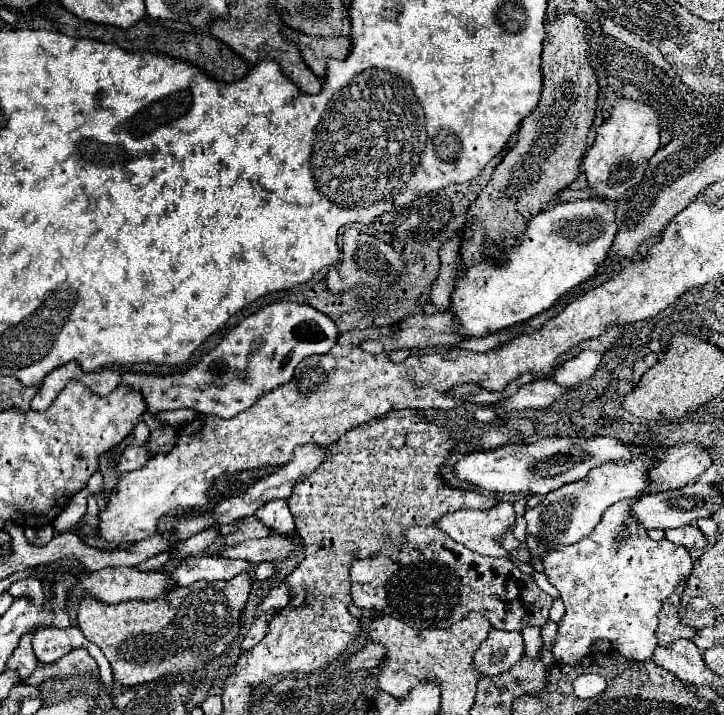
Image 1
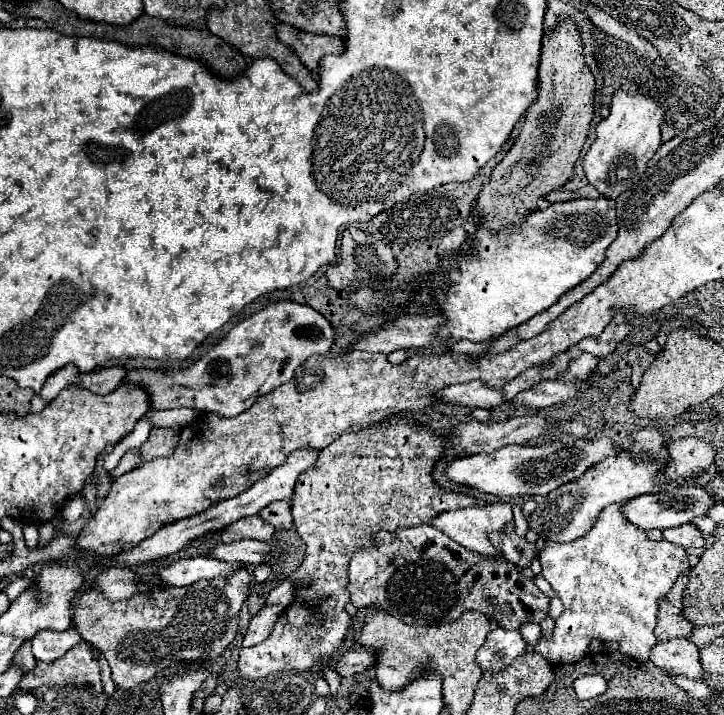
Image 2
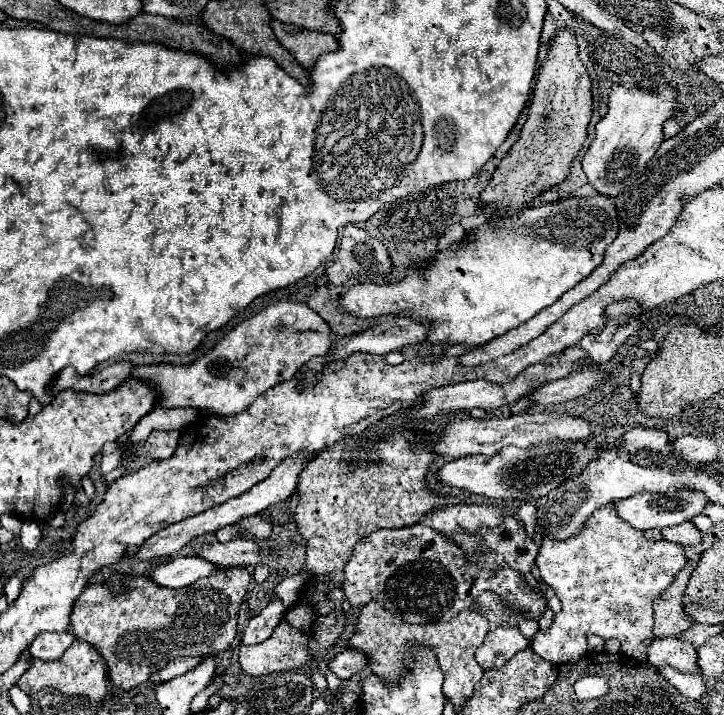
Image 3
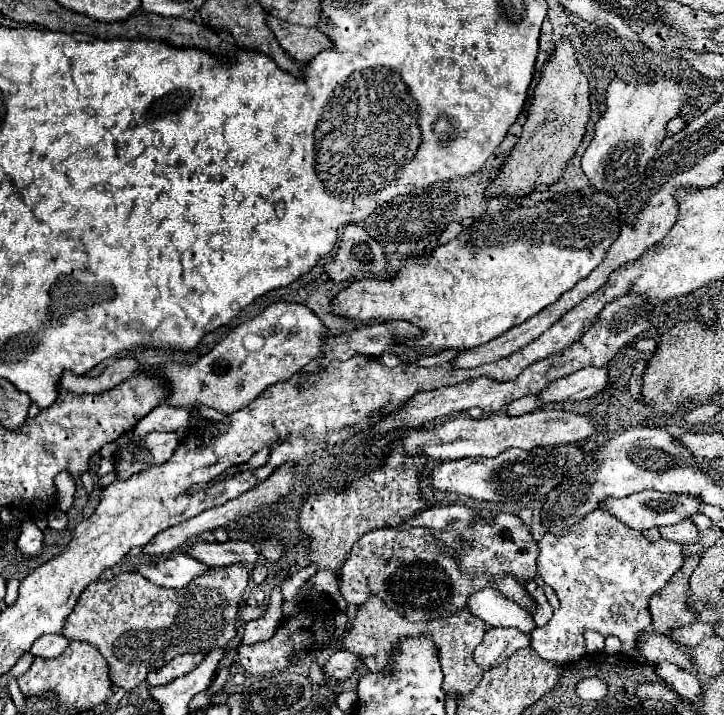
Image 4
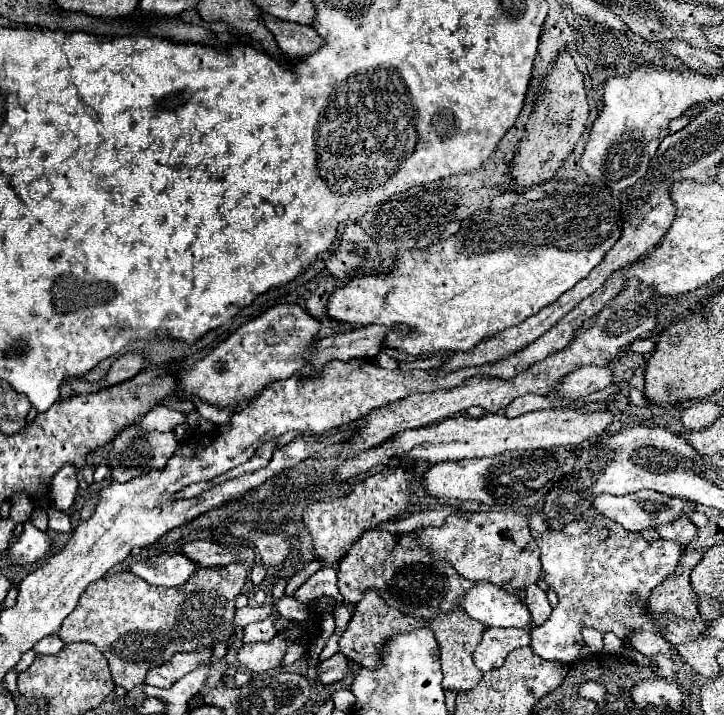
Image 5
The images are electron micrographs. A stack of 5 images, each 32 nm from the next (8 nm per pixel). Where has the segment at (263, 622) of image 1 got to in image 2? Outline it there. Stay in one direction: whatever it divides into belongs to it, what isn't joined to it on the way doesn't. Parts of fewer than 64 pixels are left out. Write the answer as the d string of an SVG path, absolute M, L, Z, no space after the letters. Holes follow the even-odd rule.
M270 604L266 608L262 608L248 624L248 630L244 634L244 640L242 640L242 646L256 646L260 644L262 640L266 640L272 632L272 626L274 622L280 618L280 614L284 612L284 606L280 604Z

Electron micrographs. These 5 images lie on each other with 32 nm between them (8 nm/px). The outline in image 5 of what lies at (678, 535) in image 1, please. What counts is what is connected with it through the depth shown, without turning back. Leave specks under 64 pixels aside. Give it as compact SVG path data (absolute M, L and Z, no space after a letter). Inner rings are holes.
M680 516L680 520L674 520L672 524L656 526L660 538L672 540L676 544L688 544L696 538L696 526L688 520L688 516Z

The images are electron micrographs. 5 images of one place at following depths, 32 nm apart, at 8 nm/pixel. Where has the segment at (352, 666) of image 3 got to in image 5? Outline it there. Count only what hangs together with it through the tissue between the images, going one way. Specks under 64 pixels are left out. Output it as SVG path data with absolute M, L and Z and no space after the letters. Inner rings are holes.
M334 654L332 658L316 664L318 682L324 684L324 686L328 686L328 684L332 684L336 680L342 680L350 672L350 668L352 668L352 662L346 656Z

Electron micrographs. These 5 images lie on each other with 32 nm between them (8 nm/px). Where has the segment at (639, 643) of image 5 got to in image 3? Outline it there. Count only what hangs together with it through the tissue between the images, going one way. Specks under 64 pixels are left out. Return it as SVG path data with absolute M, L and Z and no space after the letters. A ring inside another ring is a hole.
M654 638L652 644L648 644L646 658L652 666L674 666L680 672L696 674L696 648L684 640L678 638Z

